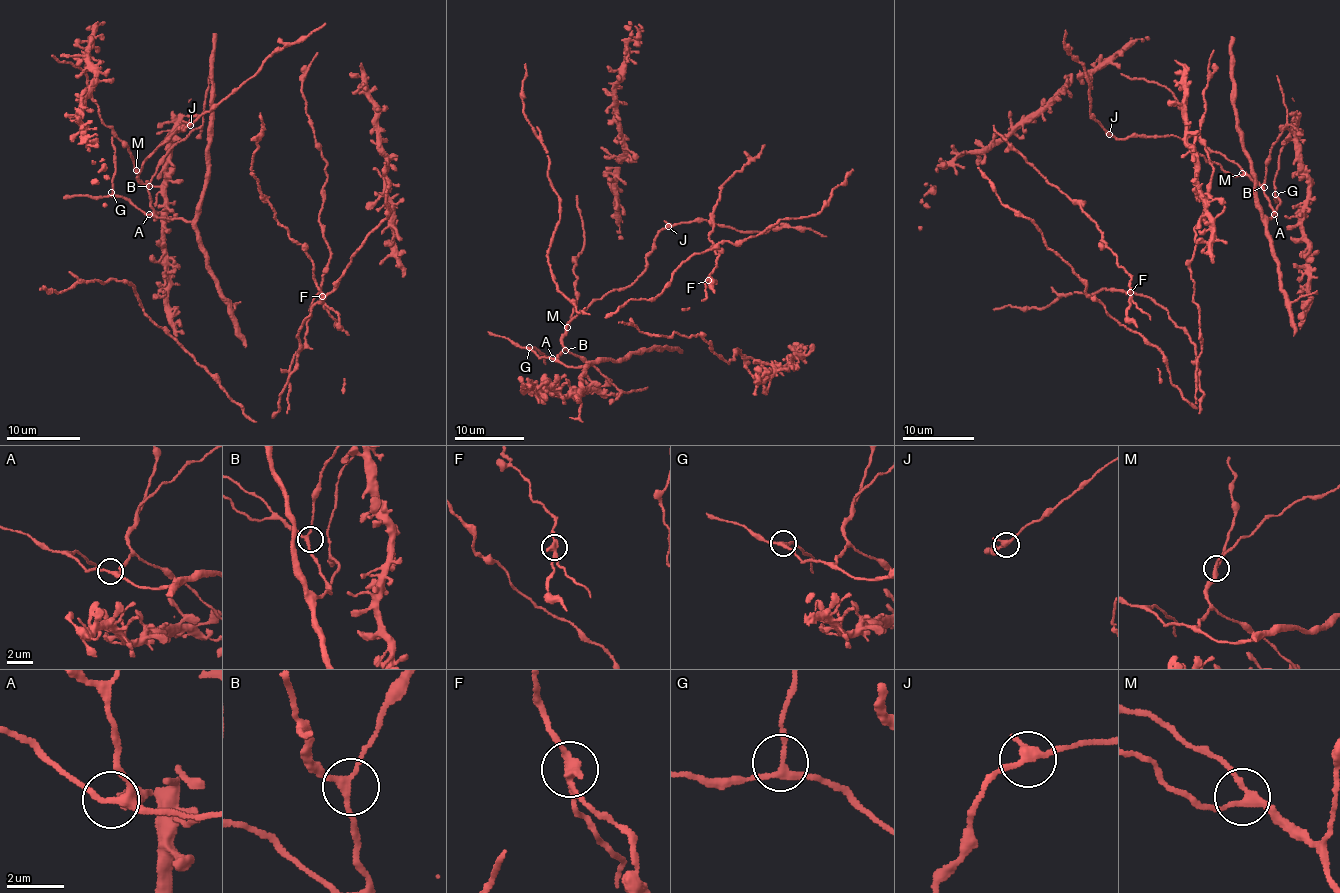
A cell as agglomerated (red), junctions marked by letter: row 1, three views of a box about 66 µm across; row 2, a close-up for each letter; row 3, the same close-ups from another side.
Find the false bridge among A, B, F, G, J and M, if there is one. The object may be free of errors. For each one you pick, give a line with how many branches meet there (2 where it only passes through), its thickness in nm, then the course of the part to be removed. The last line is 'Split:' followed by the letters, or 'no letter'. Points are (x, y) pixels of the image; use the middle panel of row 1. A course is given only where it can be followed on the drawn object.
F: 3 | 240 nm | (709, 279), (713, 283), (714, 281), (712, 288), (715, 292)
Split: F

